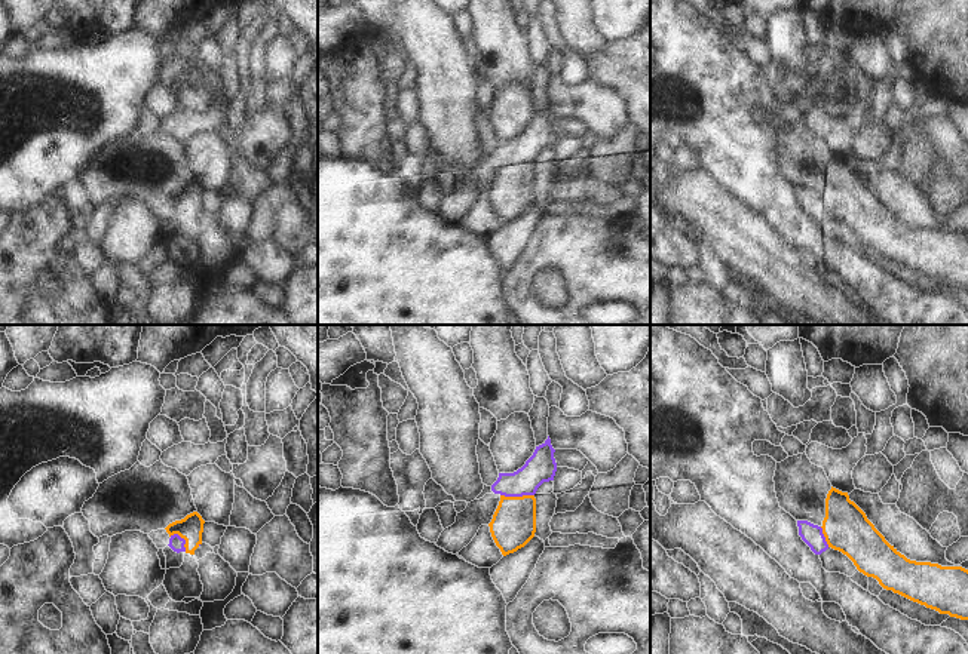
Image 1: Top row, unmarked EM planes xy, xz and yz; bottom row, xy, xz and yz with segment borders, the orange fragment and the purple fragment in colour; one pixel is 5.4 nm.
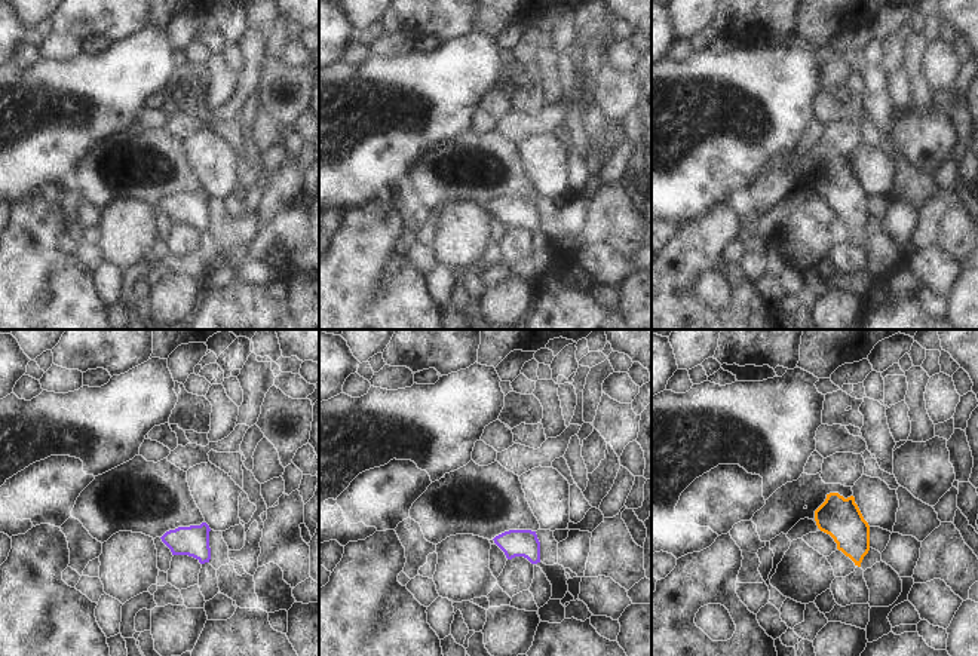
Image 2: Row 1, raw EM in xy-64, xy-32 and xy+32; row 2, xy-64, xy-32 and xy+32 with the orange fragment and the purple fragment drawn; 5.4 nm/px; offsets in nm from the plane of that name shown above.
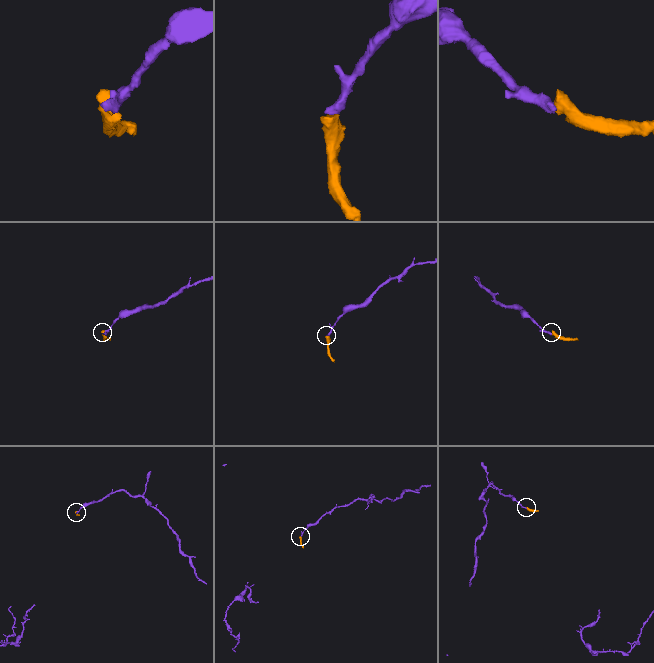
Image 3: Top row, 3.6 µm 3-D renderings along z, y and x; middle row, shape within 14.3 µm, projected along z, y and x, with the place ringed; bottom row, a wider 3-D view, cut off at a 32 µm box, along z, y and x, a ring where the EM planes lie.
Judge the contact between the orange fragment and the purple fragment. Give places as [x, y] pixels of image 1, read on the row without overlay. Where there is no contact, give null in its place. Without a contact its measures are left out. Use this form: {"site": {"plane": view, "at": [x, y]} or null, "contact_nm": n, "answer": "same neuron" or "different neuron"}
{"site": {"plane": "xz", "at": [517, 165]}, "contact_nm": 180, "answer": "different neuron"}

